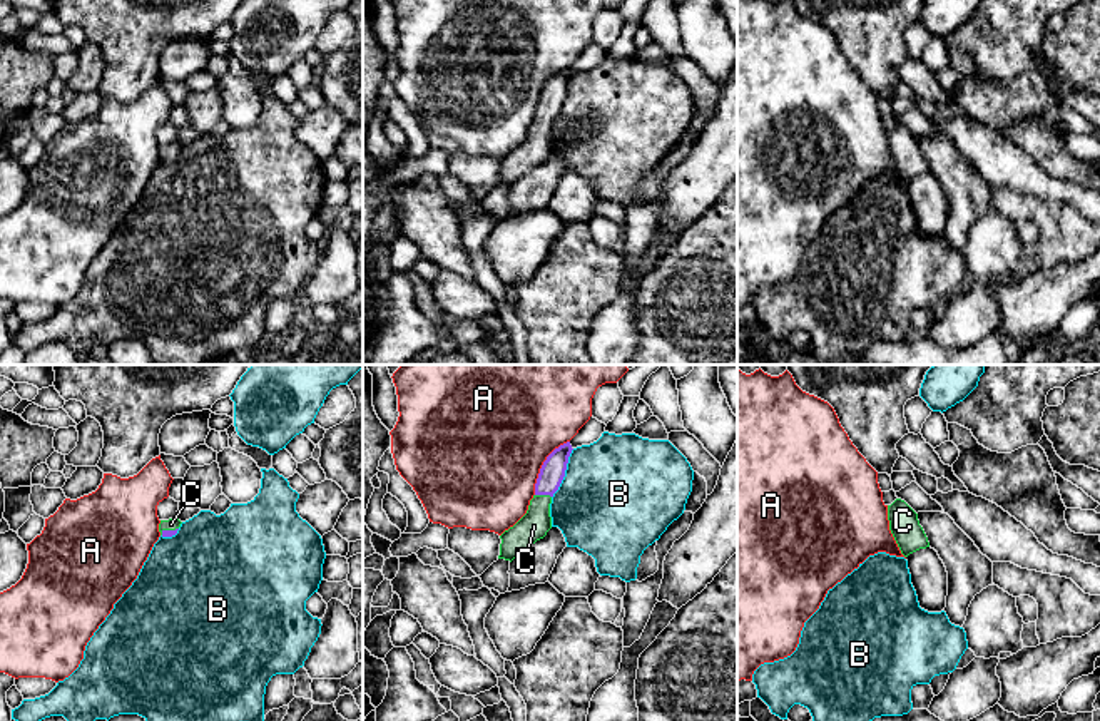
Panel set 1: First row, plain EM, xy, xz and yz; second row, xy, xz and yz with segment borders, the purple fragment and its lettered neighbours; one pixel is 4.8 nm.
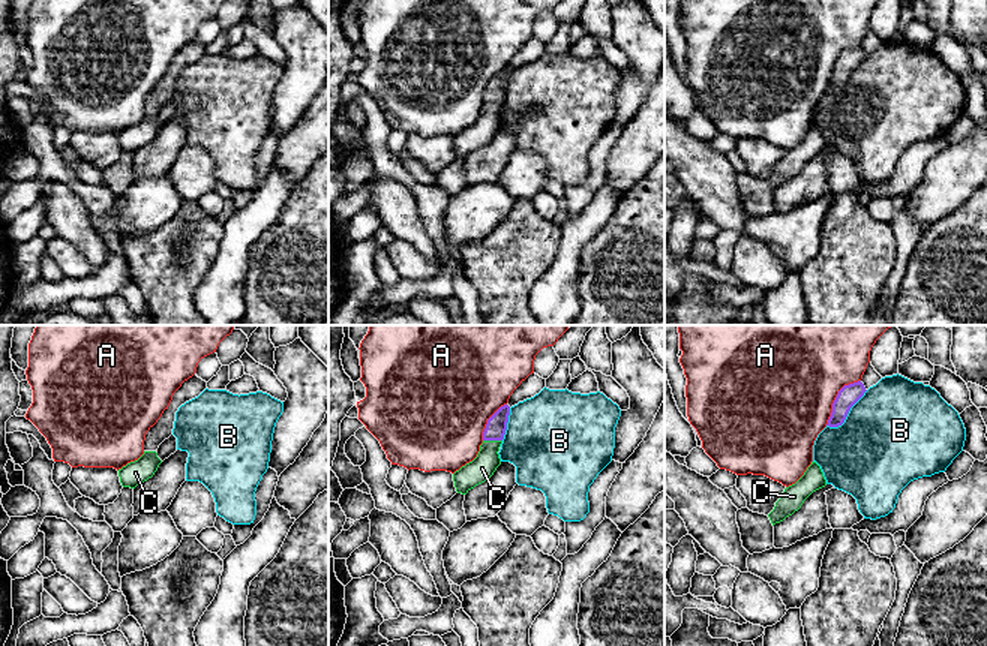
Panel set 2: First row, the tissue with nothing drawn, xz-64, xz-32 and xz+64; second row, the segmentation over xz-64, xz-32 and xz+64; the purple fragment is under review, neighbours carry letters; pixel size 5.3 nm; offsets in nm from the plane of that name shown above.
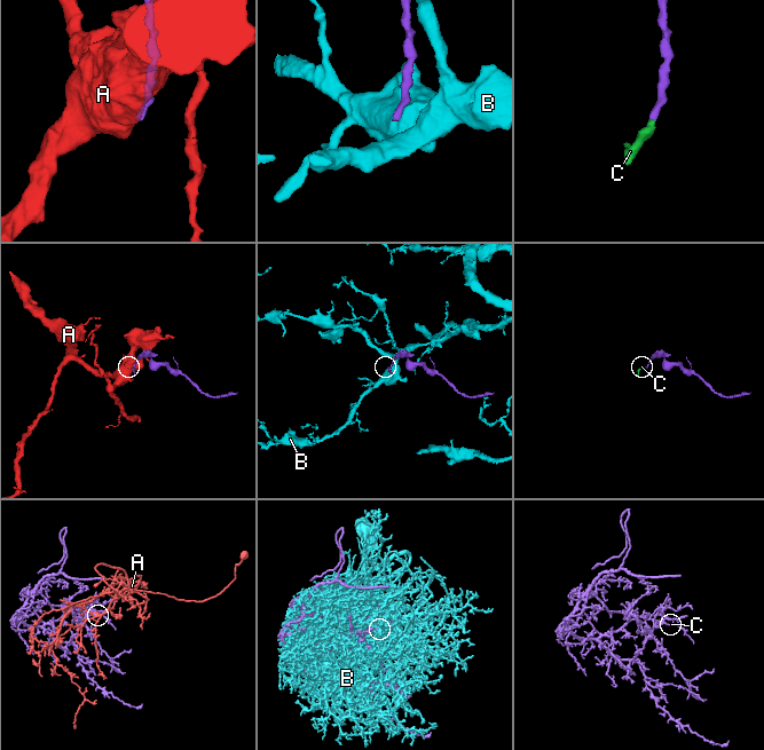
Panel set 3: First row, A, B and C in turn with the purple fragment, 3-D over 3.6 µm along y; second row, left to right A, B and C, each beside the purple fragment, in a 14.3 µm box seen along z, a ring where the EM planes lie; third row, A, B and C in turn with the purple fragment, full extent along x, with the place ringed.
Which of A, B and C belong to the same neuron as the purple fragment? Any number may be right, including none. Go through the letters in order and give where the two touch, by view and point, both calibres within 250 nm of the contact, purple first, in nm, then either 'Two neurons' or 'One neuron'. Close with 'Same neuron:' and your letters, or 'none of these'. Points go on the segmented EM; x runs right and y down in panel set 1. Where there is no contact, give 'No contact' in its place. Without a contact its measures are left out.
A: Touches purple at xz (542, 465). Thickness 120 nm (purple) against 500 nm. Two neurons
B: Touches purple at xz (564, 474). Thickness 120 nm (purple) against 500 nm. Two neurons
C: Touches purple at xz (544, 494). Thickness 120 nm (purple) against 140 nm. One neuron
Same neuron: C

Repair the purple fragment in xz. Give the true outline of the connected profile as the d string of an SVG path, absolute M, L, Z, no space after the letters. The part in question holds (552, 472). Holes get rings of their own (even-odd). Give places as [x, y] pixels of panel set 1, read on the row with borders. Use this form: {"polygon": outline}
{"polygon": "M567 442L547 457L540 468L535 495L530 500L527 514L500 535L502 544L498 559L512 562L523 549L543 539L552 529L552 497L565 477L572 450L570 442Z"}

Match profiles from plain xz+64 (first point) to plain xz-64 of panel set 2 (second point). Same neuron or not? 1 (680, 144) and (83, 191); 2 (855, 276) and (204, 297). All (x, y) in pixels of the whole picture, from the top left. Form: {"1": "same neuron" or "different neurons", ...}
{"1": "different neurons", "2": "different neurons"}

